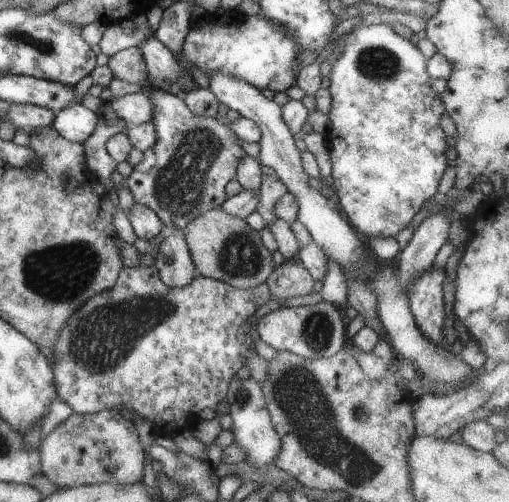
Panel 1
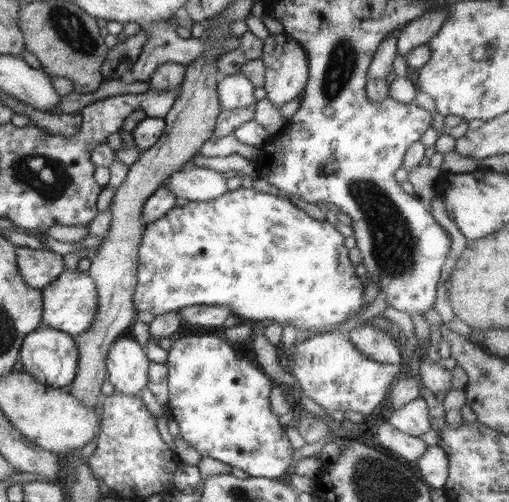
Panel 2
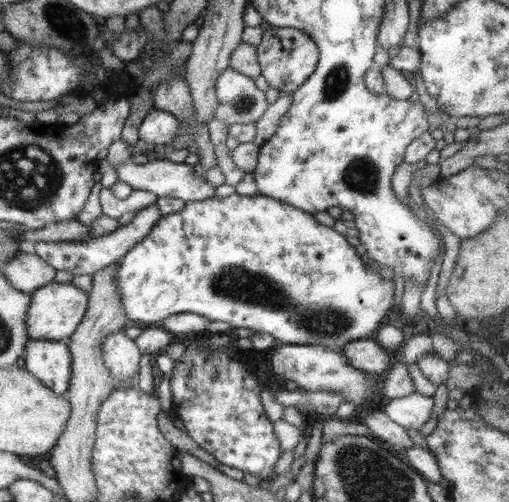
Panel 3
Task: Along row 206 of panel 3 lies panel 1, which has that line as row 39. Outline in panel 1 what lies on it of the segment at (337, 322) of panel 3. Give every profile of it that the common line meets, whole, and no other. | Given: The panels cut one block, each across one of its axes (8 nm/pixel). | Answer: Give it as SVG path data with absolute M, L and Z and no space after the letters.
M228 10L226 13L229 15L228 22L215 23L208 18L200 28L191 27L187 32L176 58L181 70L190 77L192 65L208 77L214 73L225 74L246 81L258 90L275 93L285 92L295 85L299 71L296 58L302 52L289 30L272 22L262 12L245 15Z

